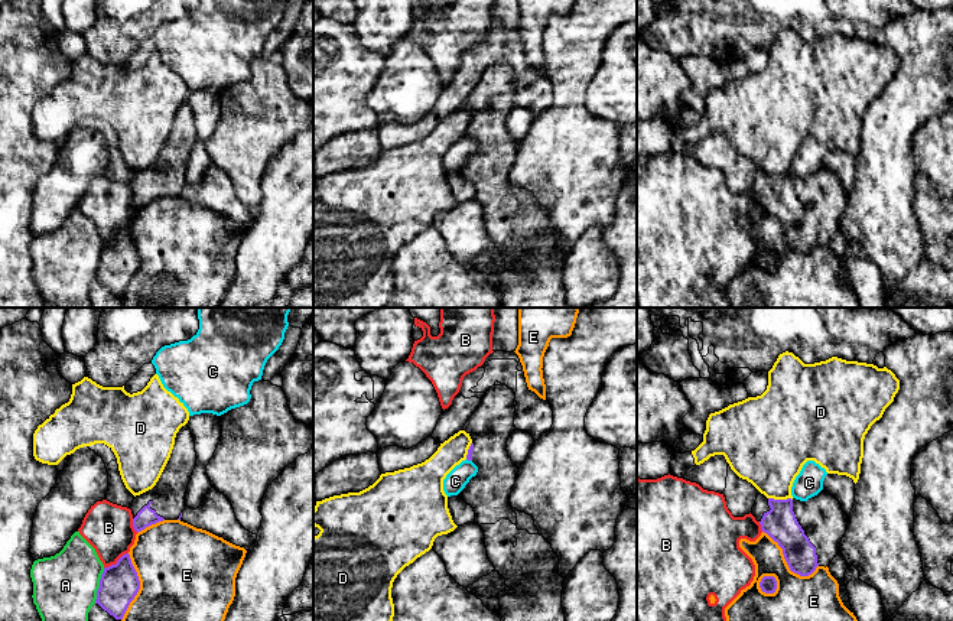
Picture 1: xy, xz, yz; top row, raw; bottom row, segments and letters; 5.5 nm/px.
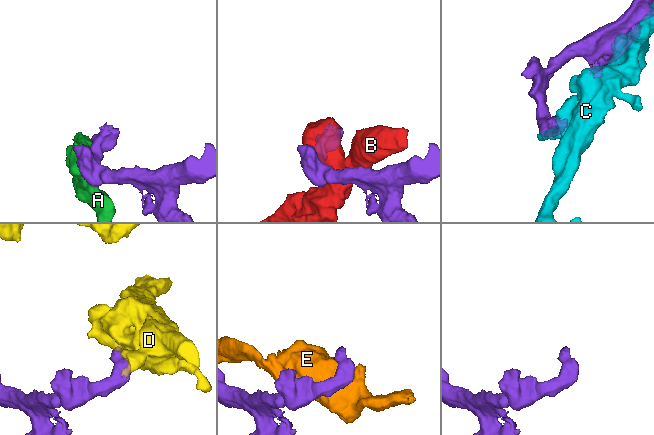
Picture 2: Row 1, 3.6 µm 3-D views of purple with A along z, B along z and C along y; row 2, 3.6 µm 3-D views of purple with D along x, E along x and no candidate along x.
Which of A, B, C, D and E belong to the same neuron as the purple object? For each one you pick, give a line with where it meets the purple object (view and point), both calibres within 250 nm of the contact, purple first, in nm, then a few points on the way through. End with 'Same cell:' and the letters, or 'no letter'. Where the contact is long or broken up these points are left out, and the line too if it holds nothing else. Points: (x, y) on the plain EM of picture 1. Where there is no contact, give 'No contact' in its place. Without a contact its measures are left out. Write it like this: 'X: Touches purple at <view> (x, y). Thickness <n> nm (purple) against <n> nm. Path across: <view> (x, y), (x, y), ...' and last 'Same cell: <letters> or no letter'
Same cell: no letter

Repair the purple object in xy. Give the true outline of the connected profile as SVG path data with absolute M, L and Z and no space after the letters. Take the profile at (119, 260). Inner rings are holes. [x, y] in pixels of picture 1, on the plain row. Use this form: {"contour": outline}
{"contour": "M126 230L116 241L104 244L95 280L116 296L123 296L139 266L140 257L137 248L131 240L130 231Z"}

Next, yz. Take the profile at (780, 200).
{"contour": "M824 165L807 178L774 176L760 169L751 191L783 225L790 247L800 253L829 243L848 207L848 192Z"}

